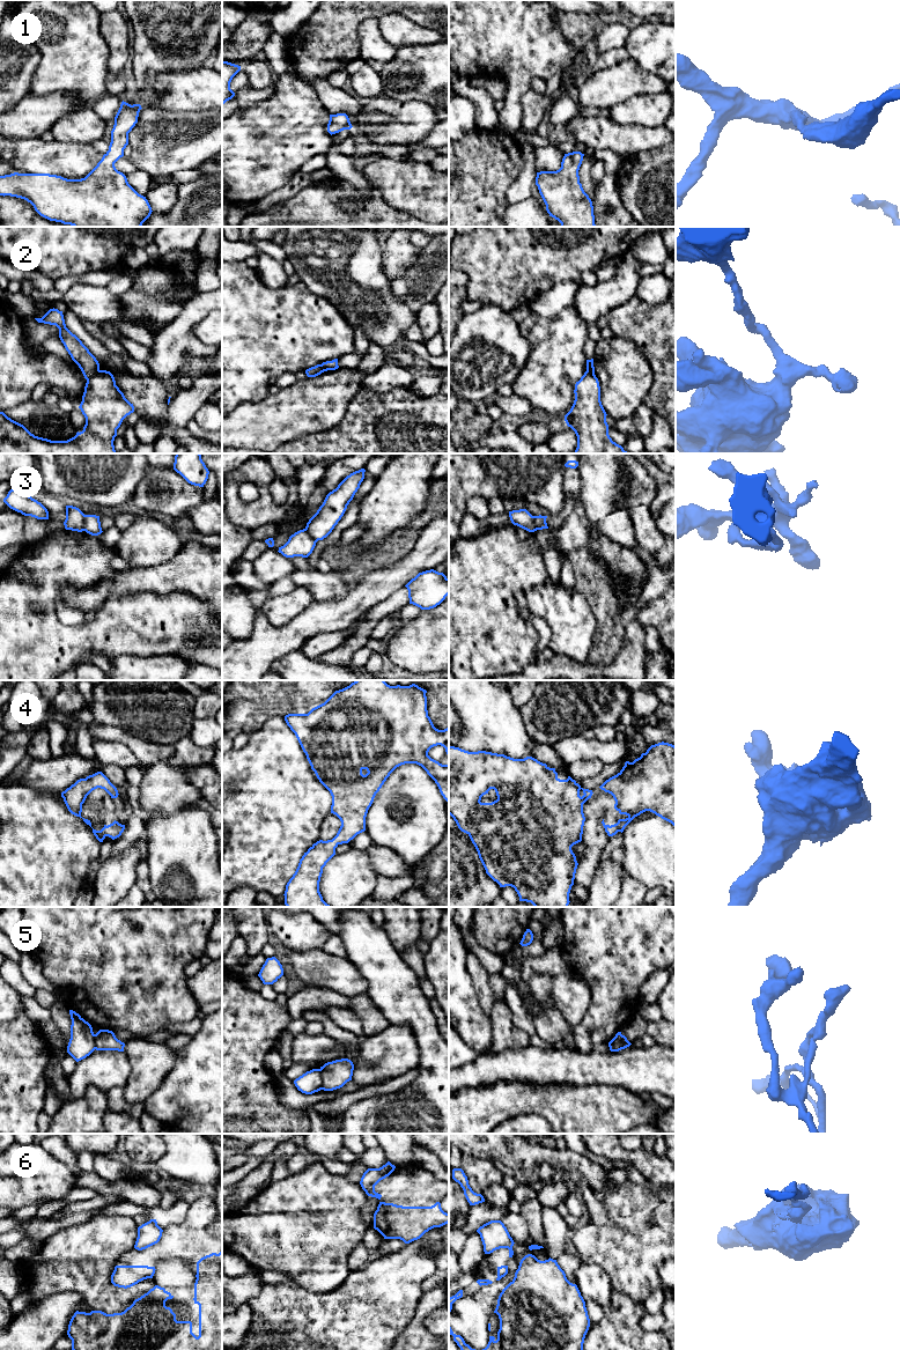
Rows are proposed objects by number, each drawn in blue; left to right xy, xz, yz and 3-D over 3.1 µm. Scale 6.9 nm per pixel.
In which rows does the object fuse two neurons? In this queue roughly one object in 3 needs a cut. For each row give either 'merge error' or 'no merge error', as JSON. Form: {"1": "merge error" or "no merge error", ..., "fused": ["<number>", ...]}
{"1": "no merge error", "2": "merge error", "3": "merge error", "4": "no merge error", "5": "merge error", "6": "merge error", "fused": ["2", "3", "5", "6"]}

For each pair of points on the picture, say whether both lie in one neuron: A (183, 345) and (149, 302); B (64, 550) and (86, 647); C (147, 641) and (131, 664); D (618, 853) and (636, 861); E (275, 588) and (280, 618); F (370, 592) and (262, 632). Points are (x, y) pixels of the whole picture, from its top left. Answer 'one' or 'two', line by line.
A: two
B: one
C: two
D: two
E: two
F: one

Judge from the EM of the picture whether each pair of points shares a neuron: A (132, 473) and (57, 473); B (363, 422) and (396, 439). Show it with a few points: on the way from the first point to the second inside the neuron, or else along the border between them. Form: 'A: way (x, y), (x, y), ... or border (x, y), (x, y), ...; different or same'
A: way (113, 473), (75, 473); same
B: way (371, 430), (380, 439), (388, 439); same

